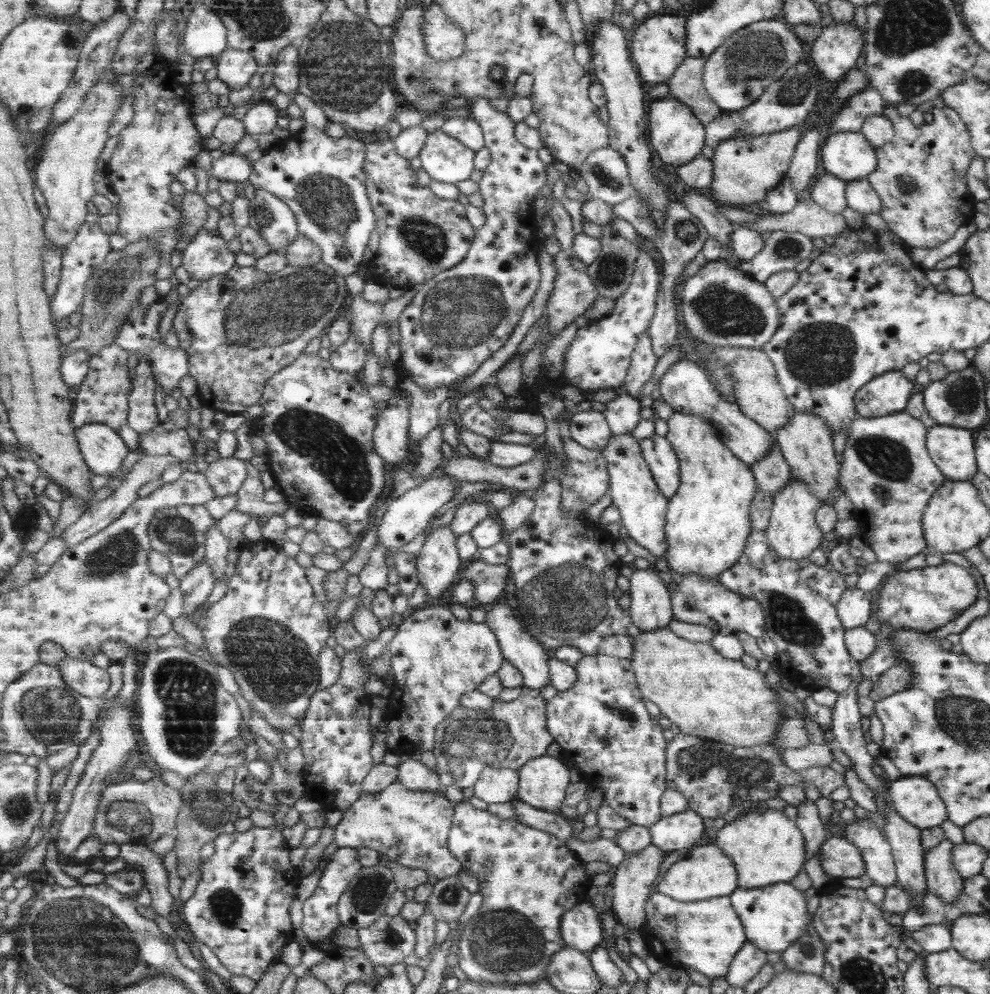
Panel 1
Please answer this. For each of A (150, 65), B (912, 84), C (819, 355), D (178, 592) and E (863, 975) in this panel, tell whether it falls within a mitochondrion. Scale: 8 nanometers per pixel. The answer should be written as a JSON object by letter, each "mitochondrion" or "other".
{"A":"other","B":"mitochondrion","C":"mitochondrion","D":"other","E":"mitochondrion"}

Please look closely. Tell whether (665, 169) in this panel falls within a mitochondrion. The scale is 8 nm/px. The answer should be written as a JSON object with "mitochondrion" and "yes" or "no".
{"mitochondrion":"no"}

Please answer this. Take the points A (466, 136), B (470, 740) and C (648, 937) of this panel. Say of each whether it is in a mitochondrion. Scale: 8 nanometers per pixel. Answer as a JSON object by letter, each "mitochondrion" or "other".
{"A":"other","B":"mitochondrion","C":"other"}

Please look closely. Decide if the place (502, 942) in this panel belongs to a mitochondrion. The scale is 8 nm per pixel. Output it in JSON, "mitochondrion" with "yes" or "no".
{"mitochondrion":"yes"}

